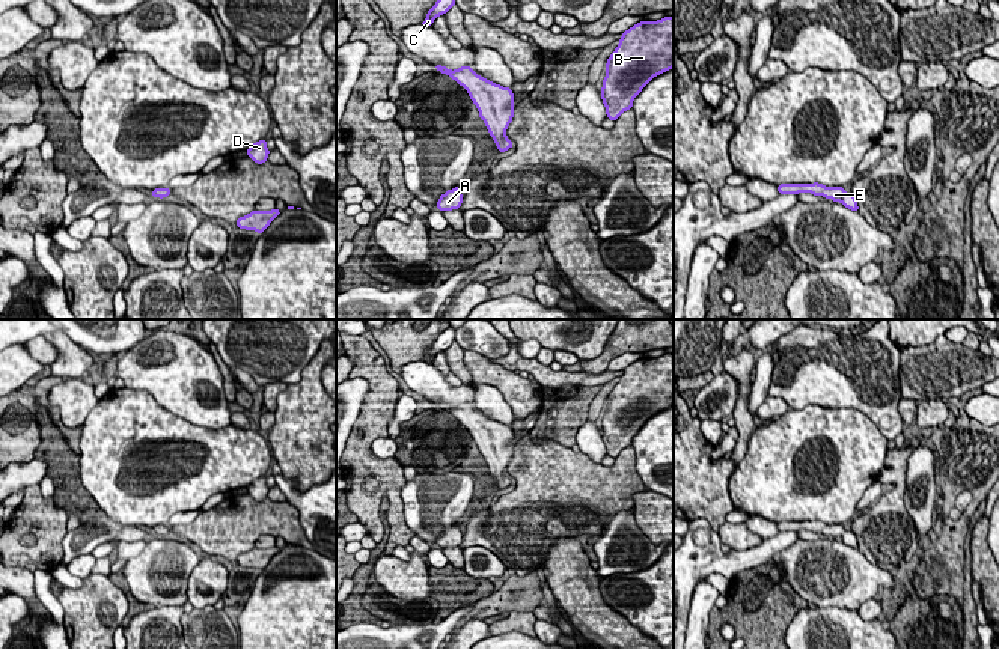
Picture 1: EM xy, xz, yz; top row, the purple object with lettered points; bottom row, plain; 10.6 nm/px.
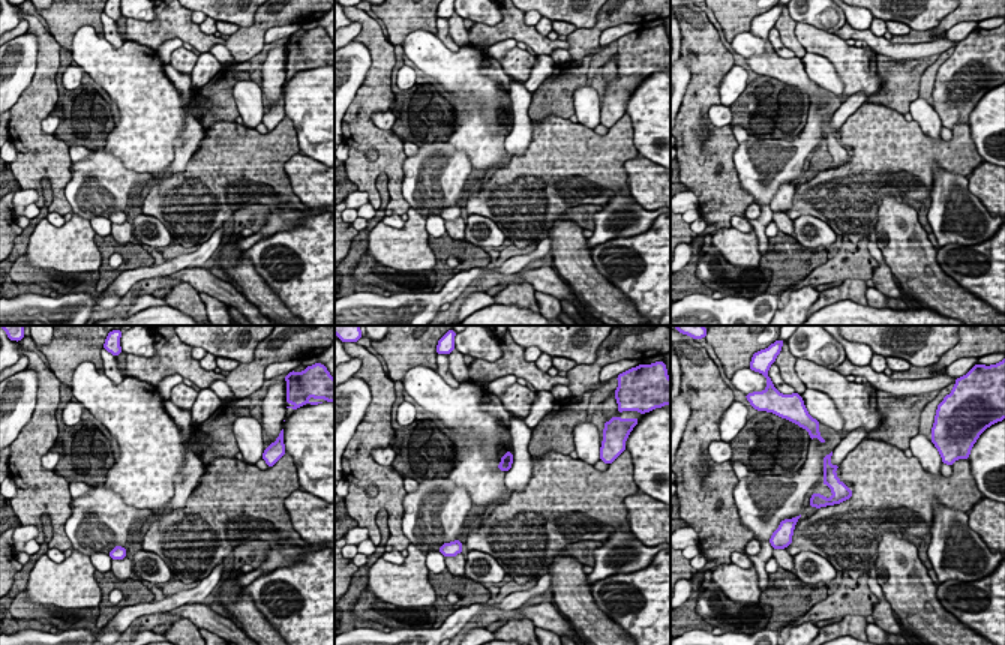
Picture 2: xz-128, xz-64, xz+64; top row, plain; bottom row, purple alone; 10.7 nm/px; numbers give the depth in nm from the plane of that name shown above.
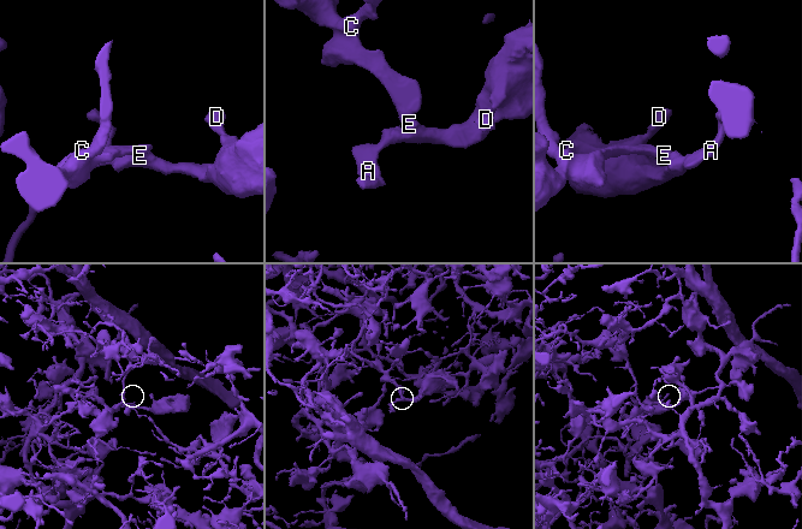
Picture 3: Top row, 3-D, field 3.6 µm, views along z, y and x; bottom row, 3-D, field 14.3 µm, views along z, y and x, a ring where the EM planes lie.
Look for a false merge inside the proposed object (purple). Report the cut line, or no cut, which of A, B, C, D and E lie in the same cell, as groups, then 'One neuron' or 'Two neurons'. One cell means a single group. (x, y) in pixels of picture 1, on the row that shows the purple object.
No split. Groups: A B C D E. One neuron

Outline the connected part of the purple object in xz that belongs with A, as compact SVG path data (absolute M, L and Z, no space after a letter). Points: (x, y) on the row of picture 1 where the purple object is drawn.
M455 187L441 194L435 206L440 211L452 211L460 209L461 203L463 203L463 194L460 191L460 187Z

